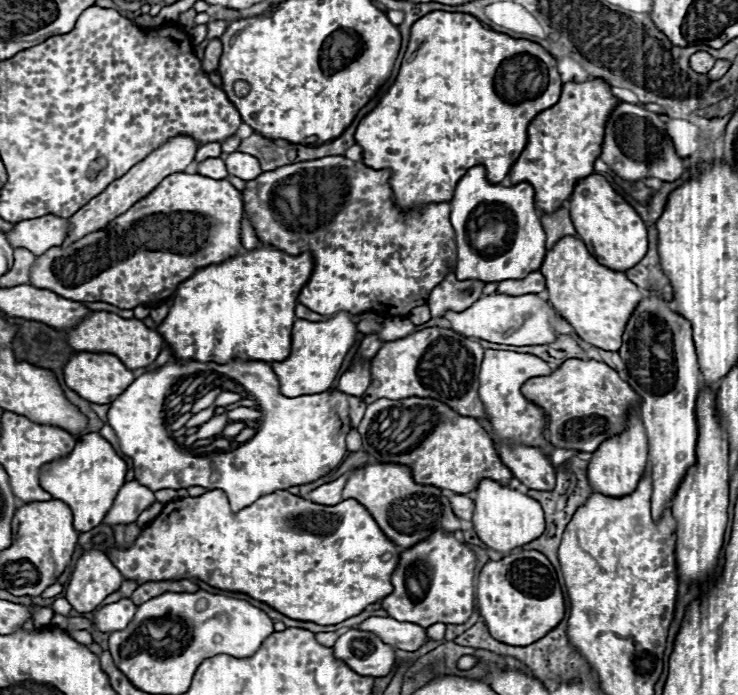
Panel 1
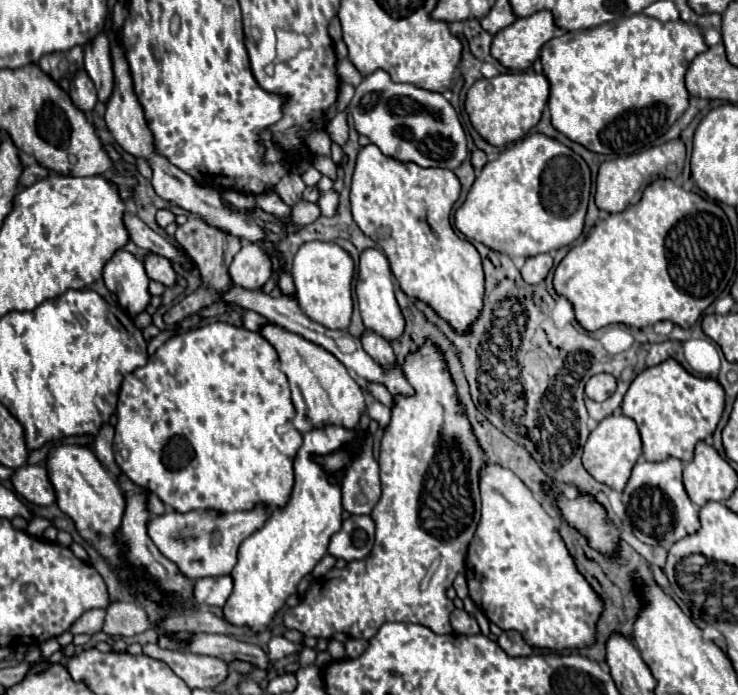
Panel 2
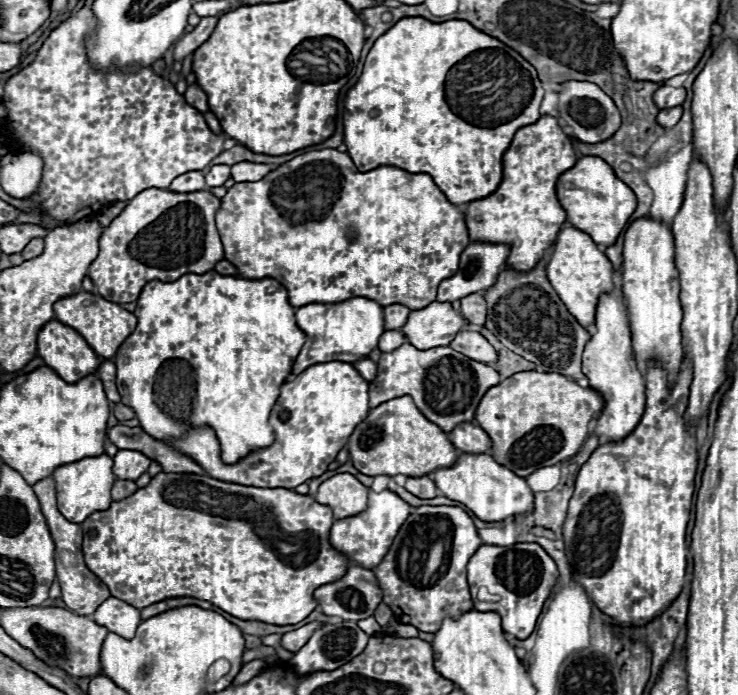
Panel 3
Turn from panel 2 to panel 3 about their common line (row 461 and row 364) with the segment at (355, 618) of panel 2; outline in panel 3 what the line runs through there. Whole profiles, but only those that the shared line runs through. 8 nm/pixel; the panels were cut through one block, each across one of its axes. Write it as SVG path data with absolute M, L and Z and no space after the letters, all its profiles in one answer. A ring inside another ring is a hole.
M402 344L394 352L380 356L378 374L370 382L370 408L376 408L392 398L412 396L414 404L430 422L440 426L444 432L450 432L460 422L474 420L474 412L482 396L498 382L500 376L494 368L474 362L448 346L418 350L412 344Z

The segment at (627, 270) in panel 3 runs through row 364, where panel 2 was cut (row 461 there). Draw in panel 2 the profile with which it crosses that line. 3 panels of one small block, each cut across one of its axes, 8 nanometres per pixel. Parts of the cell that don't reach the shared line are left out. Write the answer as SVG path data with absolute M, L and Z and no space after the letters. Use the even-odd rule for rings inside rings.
M640 458L632 470L626 490L622 492L622 502L626 506L634 536L646 544L672 546L684 536L696 534L700 528L698 506L692 504L684 490L682 462L676 458L668 458L664 462L646 462Z

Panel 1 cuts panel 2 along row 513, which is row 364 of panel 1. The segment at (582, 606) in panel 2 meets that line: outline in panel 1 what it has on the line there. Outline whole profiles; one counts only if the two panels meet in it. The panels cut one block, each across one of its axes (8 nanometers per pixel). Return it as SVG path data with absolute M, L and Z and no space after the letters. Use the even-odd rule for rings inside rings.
M484 350L484 360L482 360L480 376L478 376L480 378L478 392L480 392L480 400L486 406L486 412L490 416L490 422L498 440L510 440L516 444L536 446L536 448L542 448L550 456L554 446L548 444L542 436L544 412L536 404L526 400L524 394L520 392L520 386L528 378L544 376L544 374L552 374L552 368L534 354L510 352L510 350Z

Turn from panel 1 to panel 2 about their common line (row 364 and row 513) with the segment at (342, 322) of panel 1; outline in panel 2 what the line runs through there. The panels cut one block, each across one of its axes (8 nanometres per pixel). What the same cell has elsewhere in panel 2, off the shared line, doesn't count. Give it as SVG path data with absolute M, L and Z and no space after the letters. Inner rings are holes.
M324 426L304 434L304 442L294 456L294 488L286 506L274 508L266 524L238 548L238 562L230 574L234 590L222 608L230 624L248 626L254 632L266 630L276 612L286 604L286 598L296 592L298 582L326 554L332 534L342 528L342 494L340 484L330 484L328 474L310 460L310 454L330 454L352 440L362 442L362 436L340 426Z

